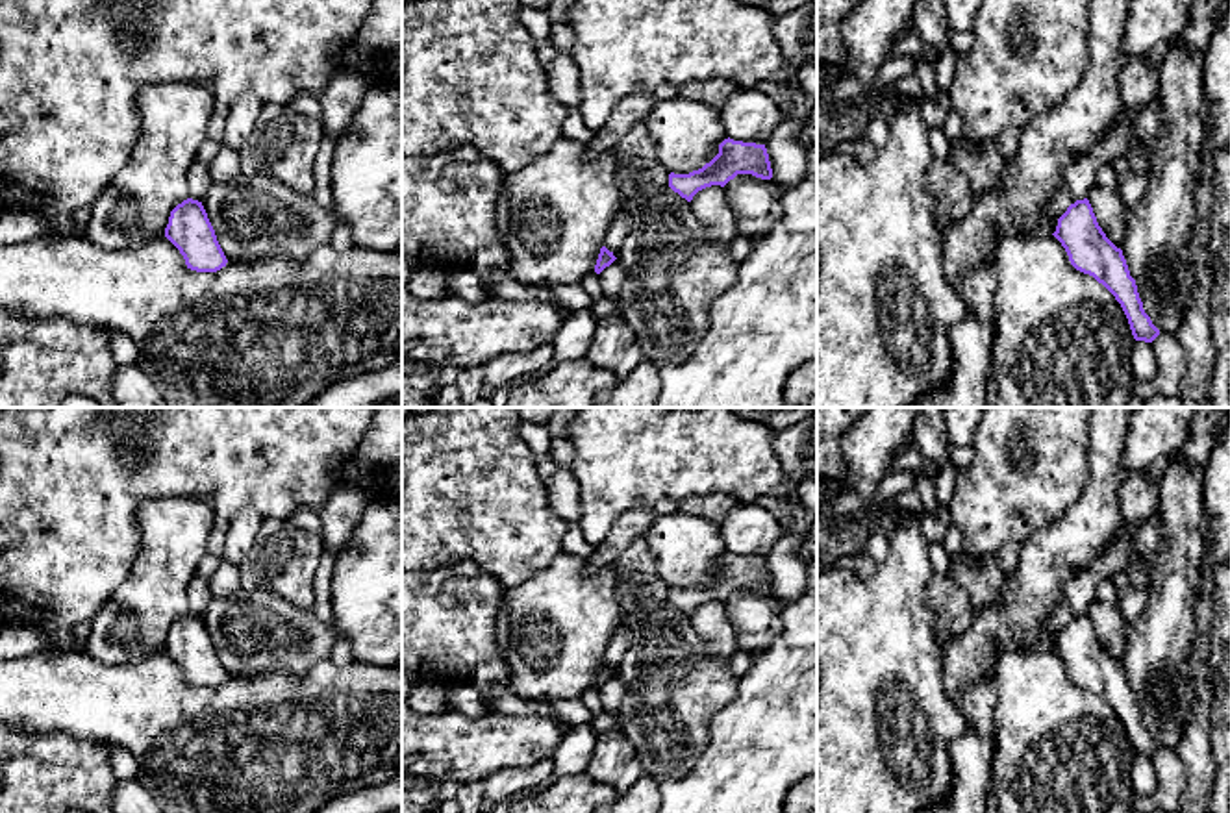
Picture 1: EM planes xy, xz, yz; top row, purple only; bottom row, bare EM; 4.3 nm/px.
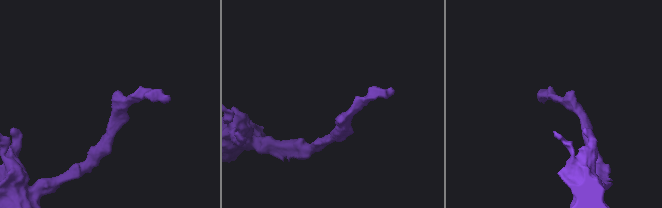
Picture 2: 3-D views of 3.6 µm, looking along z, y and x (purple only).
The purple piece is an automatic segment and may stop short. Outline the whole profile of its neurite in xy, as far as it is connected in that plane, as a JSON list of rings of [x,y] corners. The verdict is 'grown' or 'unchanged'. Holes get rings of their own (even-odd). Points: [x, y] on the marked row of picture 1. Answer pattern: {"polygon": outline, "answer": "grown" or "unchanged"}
{"polygon": [[[187,198],[170,211],[165,237],[180,250],[191,270],[217,272],[228,263],[198,200]]], "answer": "unchanged"}

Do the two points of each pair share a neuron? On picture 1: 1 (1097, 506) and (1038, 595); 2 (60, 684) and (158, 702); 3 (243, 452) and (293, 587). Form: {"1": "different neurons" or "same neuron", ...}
{"1": "same neuron", "2": "same neuron", "3": "different neurons"}

